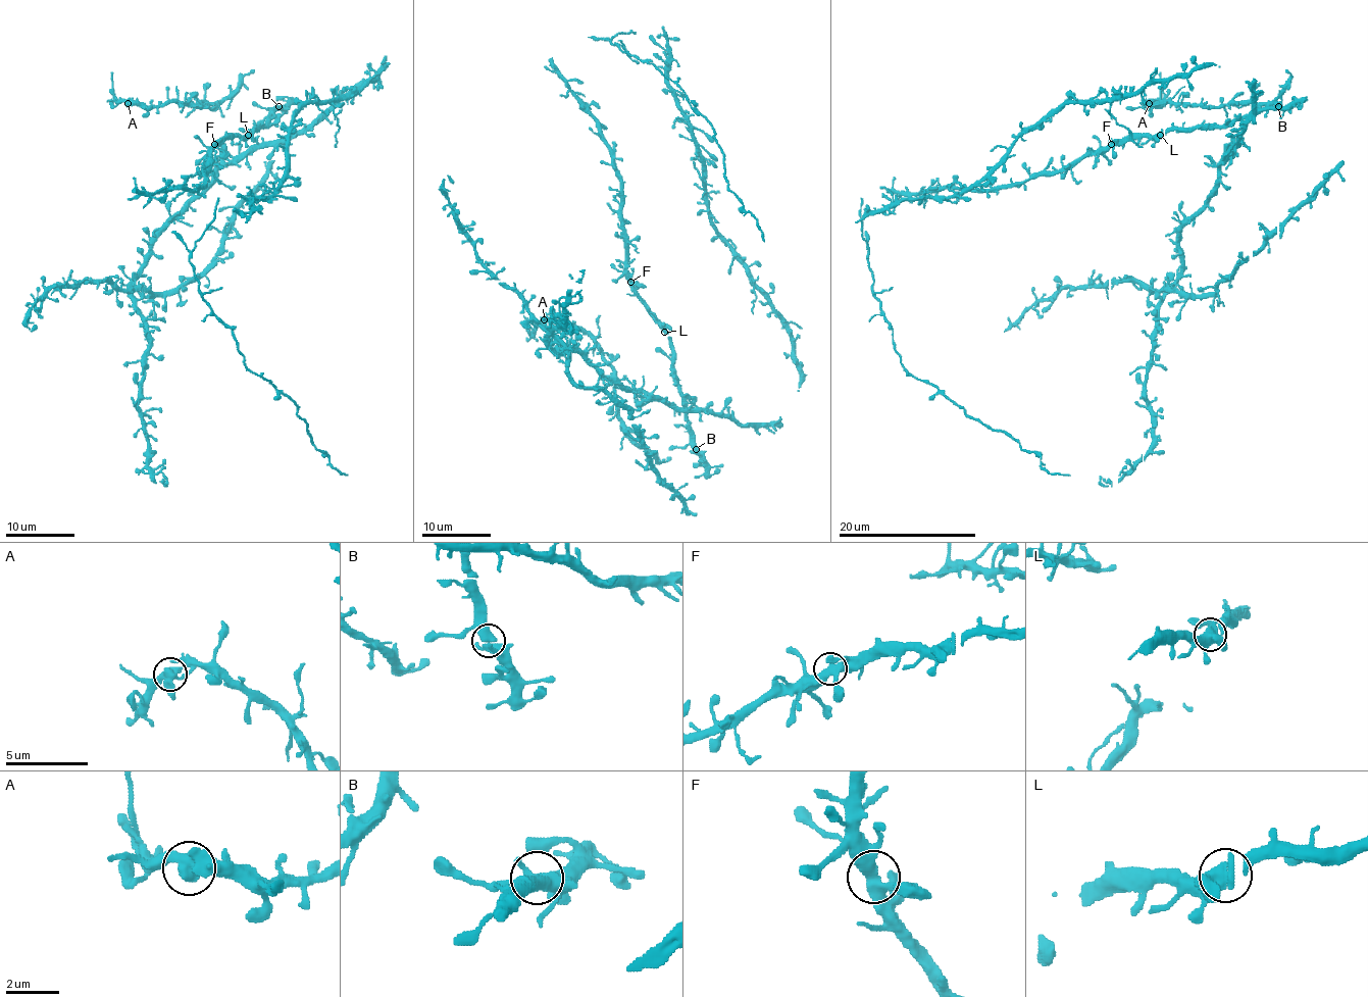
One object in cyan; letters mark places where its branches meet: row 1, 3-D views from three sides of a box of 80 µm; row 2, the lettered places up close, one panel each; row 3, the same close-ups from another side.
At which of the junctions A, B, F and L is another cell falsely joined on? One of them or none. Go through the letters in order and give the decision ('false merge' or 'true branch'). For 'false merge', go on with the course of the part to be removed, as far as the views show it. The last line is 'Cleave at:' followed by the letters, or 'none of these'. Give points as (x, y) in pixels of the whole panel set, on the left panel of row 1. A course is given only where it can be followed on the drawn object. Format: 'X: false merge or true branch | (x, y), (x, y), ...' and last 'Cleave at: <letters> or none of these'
A: true branch
B: true branch
F: true branch
L: true branch
Cleave at: none of these

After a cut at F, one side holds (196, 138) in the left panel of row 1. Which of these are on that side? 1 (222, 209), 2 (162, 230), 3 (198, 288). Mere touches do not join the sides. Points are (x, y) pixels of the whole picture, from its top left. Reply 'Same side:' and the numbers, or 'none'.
Same side: 3

